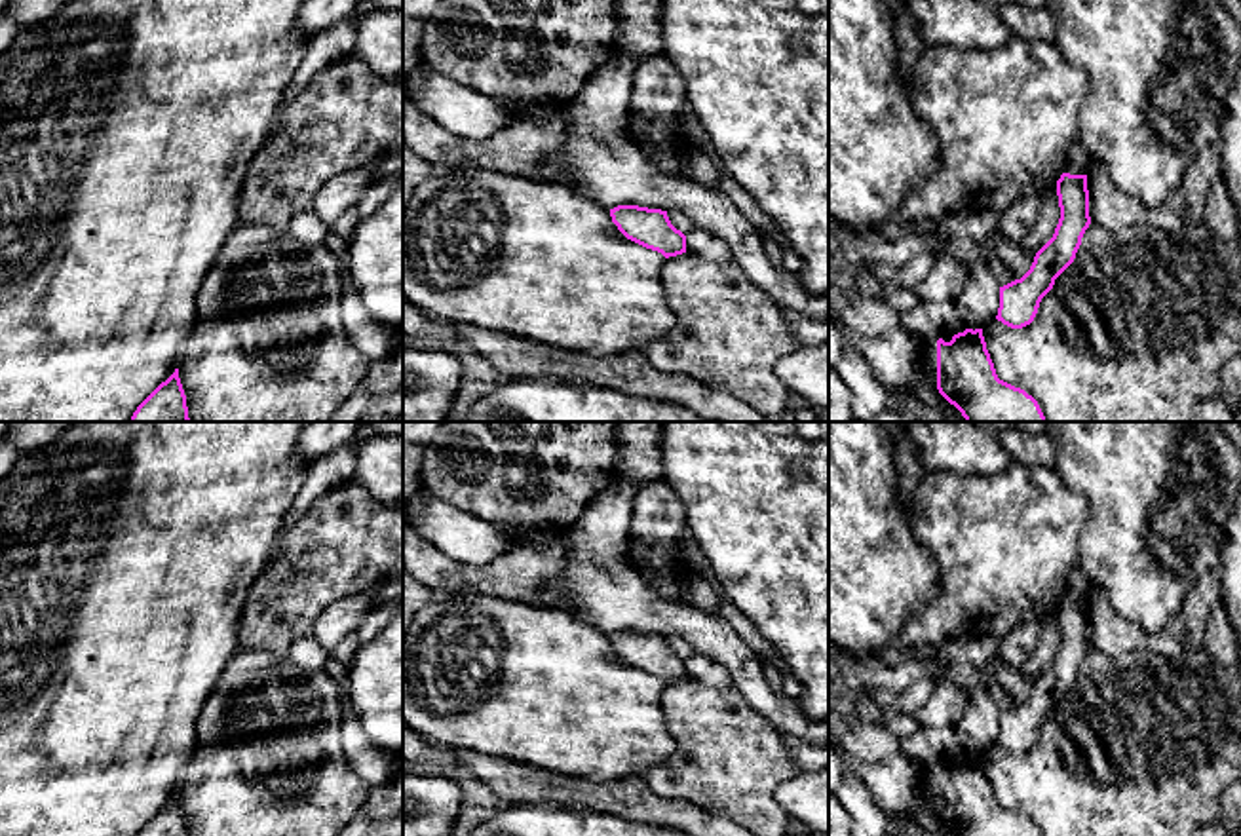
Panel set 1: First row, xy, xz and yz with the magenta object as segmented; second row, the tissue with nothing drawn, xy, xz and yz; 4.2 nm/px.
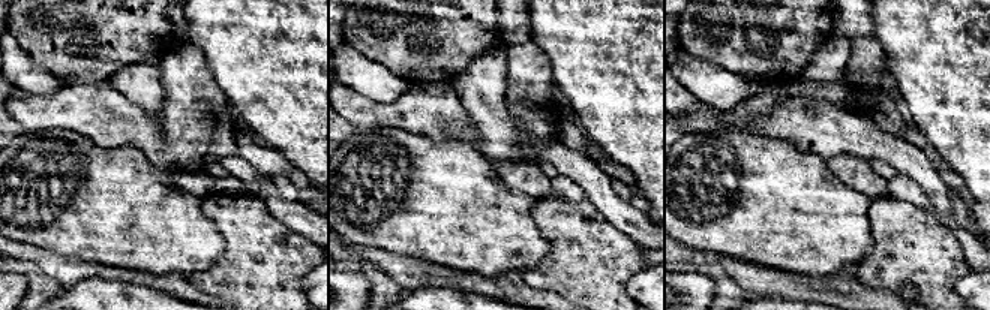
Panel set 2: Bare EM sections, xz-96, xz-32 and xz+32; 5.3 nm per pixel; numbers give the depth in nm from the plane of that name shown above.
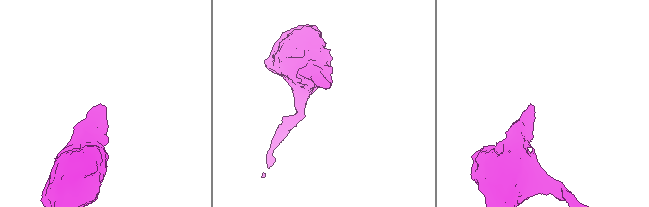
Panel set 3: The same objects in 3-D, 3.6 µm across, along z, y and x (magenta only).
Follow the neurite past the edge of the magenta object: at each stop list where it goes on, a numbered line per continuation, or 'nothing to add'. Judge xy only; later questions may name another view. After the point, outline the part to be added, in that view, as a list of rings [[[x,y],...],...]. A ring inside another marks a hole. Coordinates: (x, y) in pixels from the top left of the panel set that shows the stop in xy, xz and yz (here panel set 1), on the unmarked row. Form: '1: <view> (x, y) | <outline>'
nothing to add

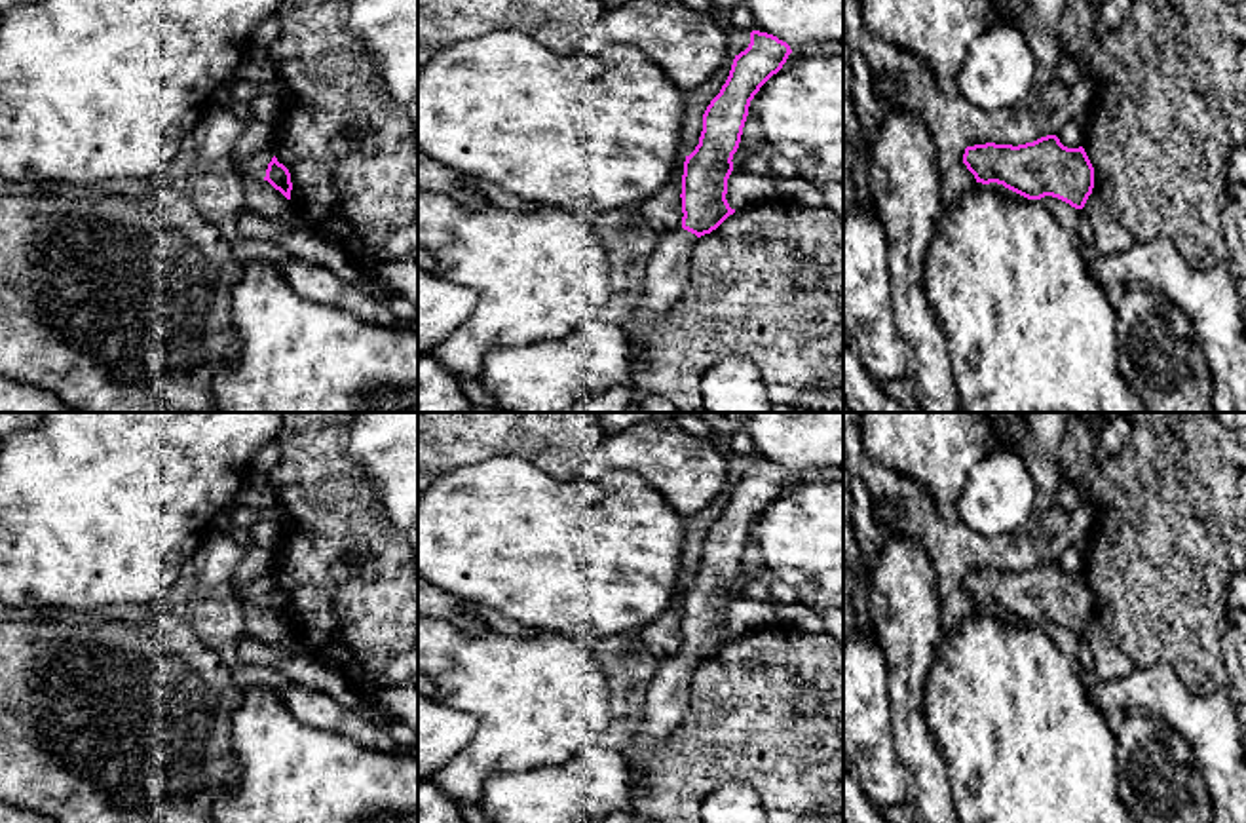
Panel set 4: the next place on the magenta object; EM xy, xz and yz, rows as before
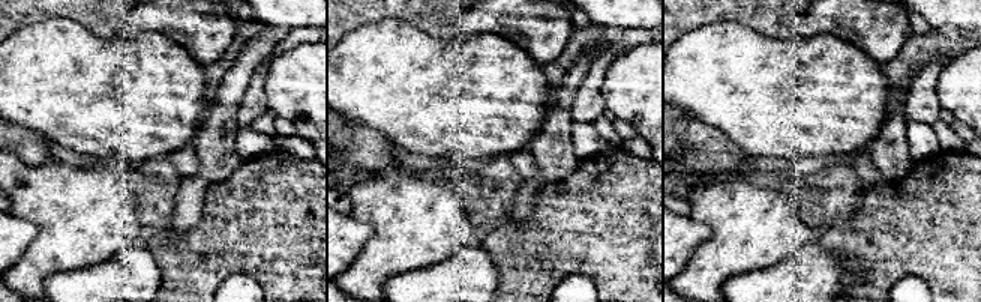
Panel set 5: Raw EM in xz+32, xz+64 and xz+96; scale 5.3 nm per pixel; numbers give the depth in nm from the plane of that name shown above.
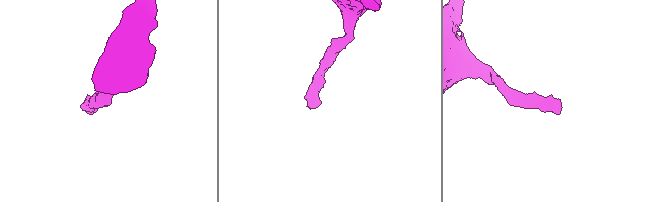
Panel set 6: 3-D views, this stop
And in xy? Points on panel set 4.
1: xy (253, 592) | [[[272,576],[256,578],[256,580],[251,580],[243,585],[236,587],[234,595],[241,604],[247,604],[247,603],[249,604],[264,604],[272,584],[274,584]]]

